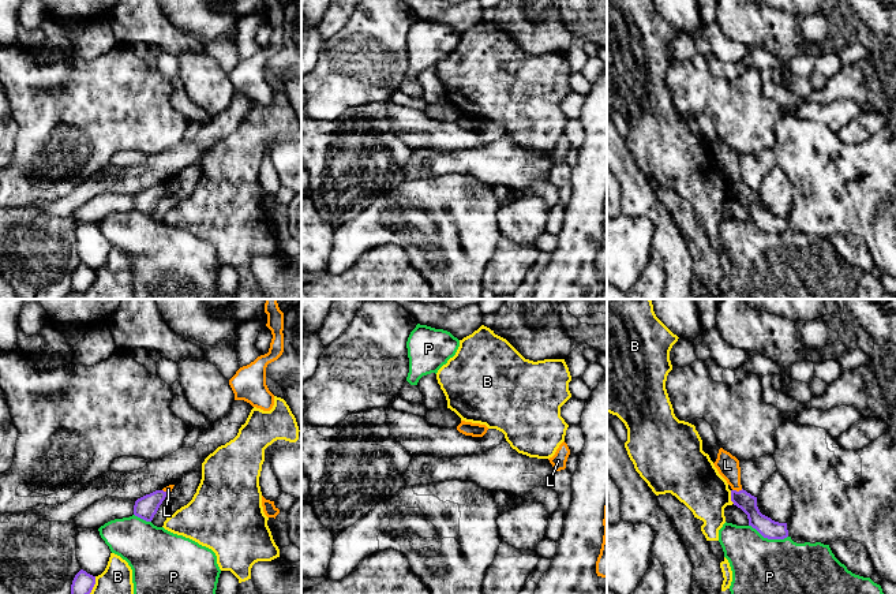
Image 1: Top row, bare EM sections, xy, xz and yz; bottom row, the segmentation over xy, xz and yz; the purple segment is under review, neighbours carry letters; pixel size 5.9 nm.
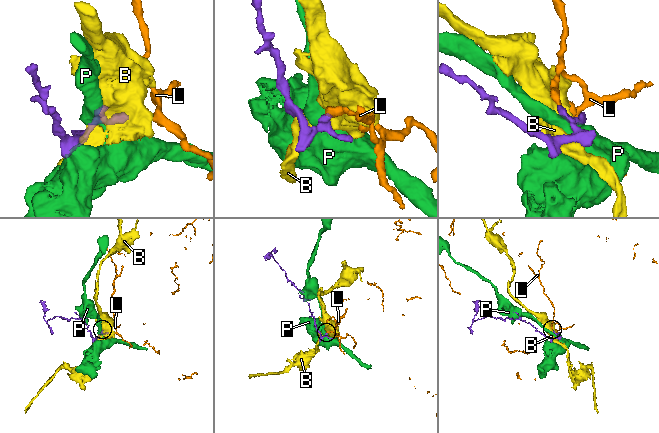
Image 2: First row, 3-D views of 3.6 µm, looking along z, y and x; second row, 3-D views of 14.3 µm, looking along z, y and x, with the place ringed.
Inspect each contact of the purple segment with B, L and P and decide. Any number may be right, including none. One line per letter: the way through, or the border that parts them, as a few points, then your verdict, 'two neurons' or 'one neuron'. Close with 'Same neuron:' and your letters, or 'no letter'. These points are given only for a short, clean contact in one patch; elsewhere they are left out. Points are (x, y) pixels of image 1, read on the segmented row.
B: two neurons
L: border along yz (742, 489), (733, 490); two neurons
P: two neurons
Same neuron: no letter

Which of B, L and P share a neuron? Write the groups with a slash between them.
B / L / P

